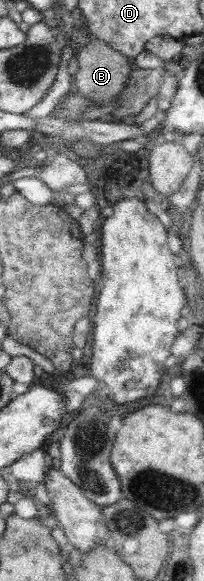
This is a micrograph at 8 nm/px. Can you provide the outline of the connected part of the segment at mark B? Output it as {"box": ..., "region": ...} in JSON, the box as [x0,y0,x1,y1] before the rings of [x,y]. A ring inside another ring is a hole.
{"box":[72,38,133,105],"region":[[[92,38],[88,44],[75,48],[75,50],[79,68],[72,76],[73,91],[86,96],[88,100],[92,100],[96,104],[104,105],[124,90],[124,86],[126,86],[126,82],[130,78],[130,72],[133,69],[132,64],[128,63],[128,57],[114,50],[102,39],[96,38]]]}

